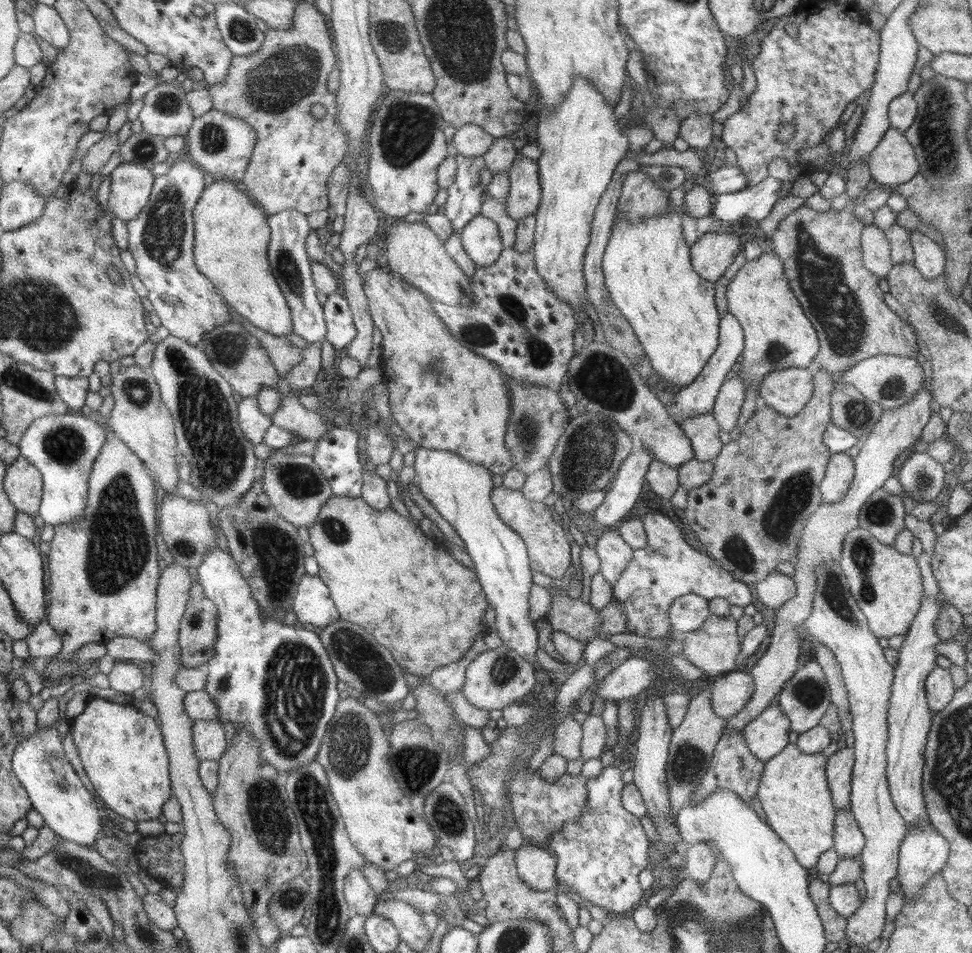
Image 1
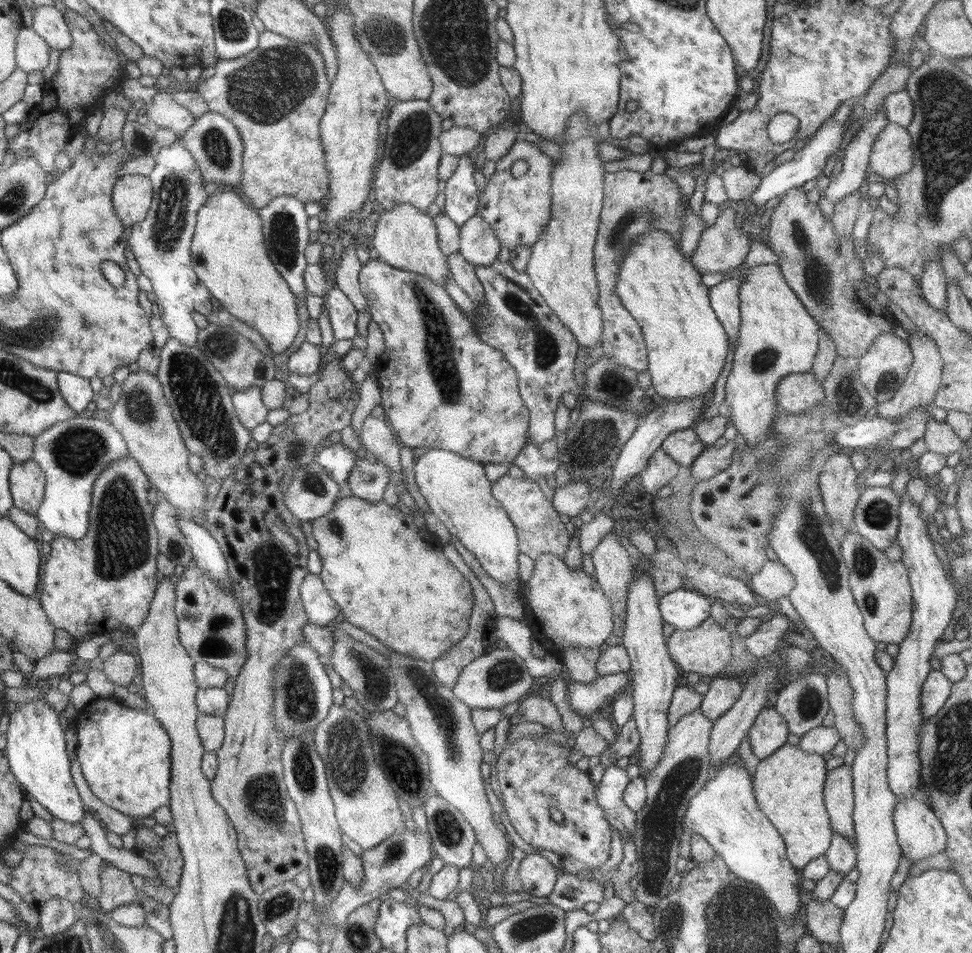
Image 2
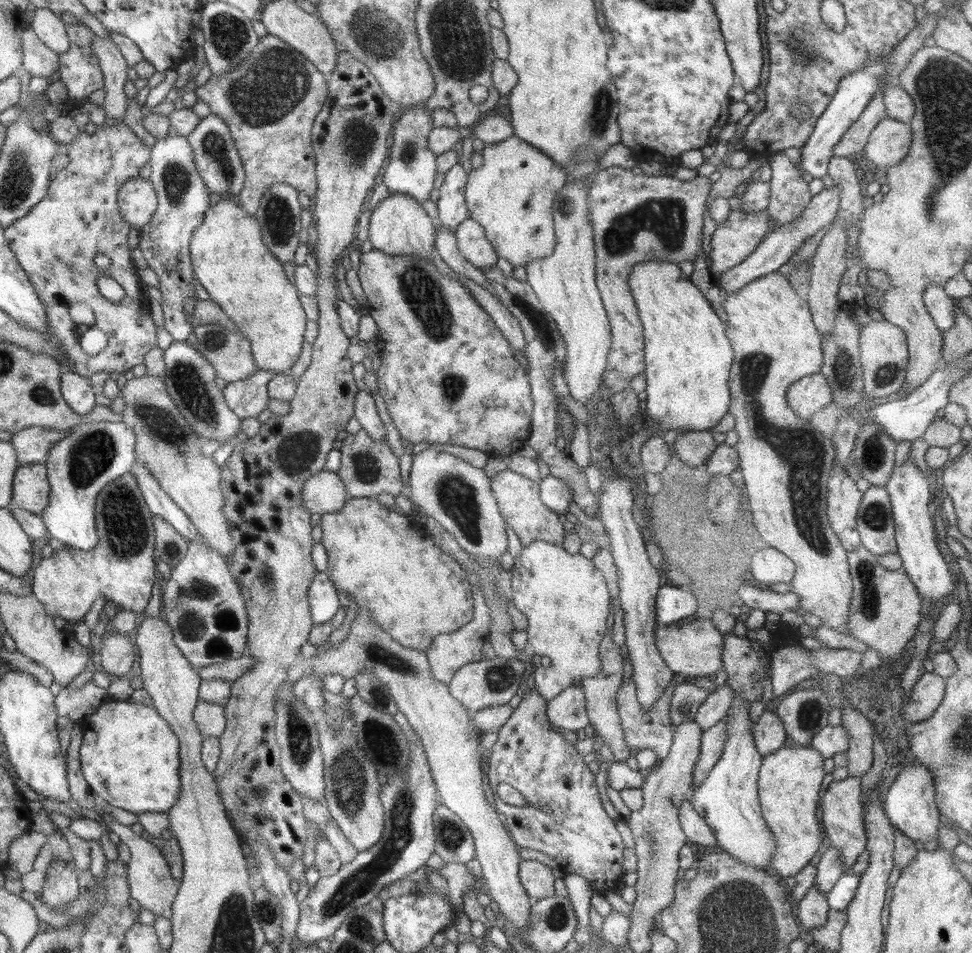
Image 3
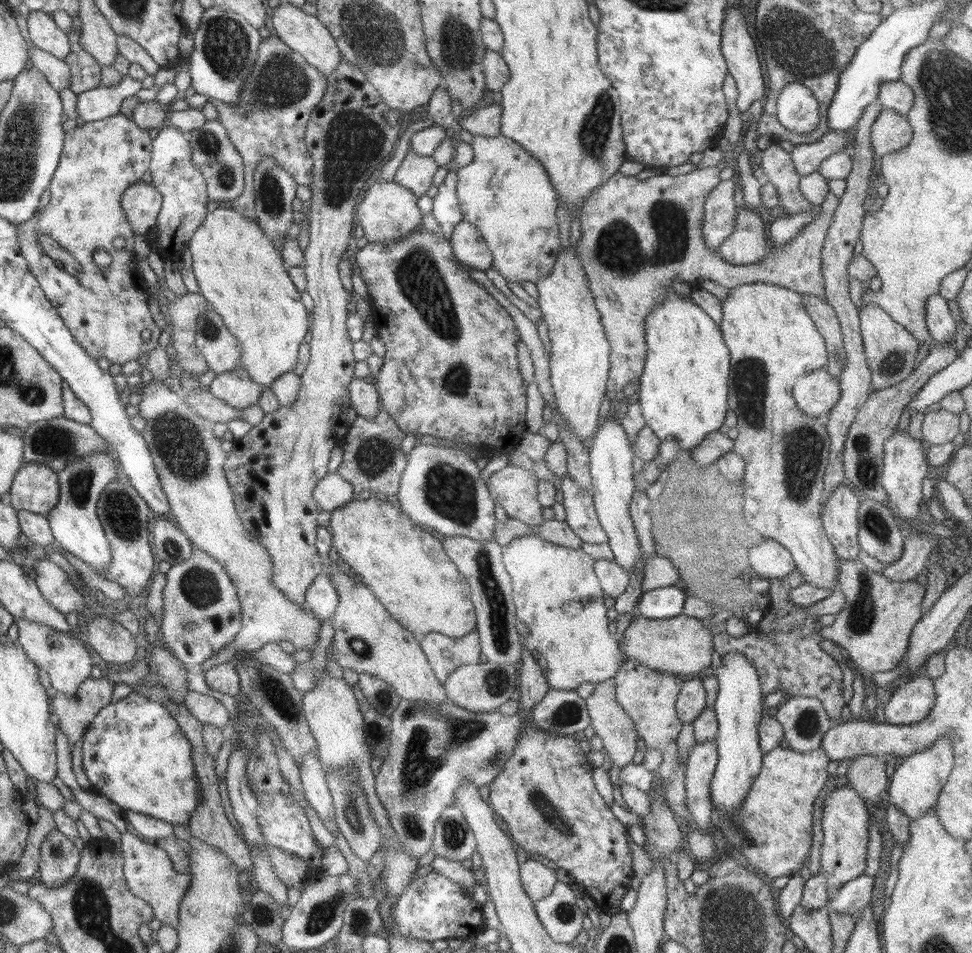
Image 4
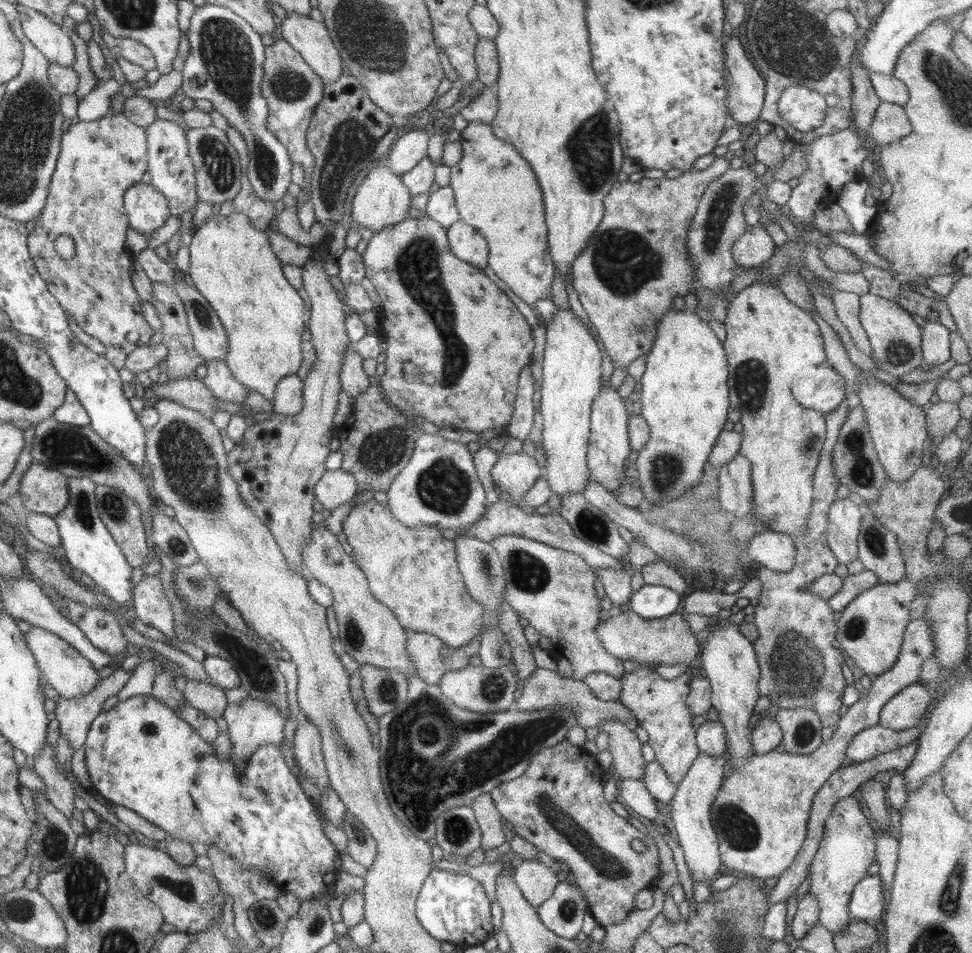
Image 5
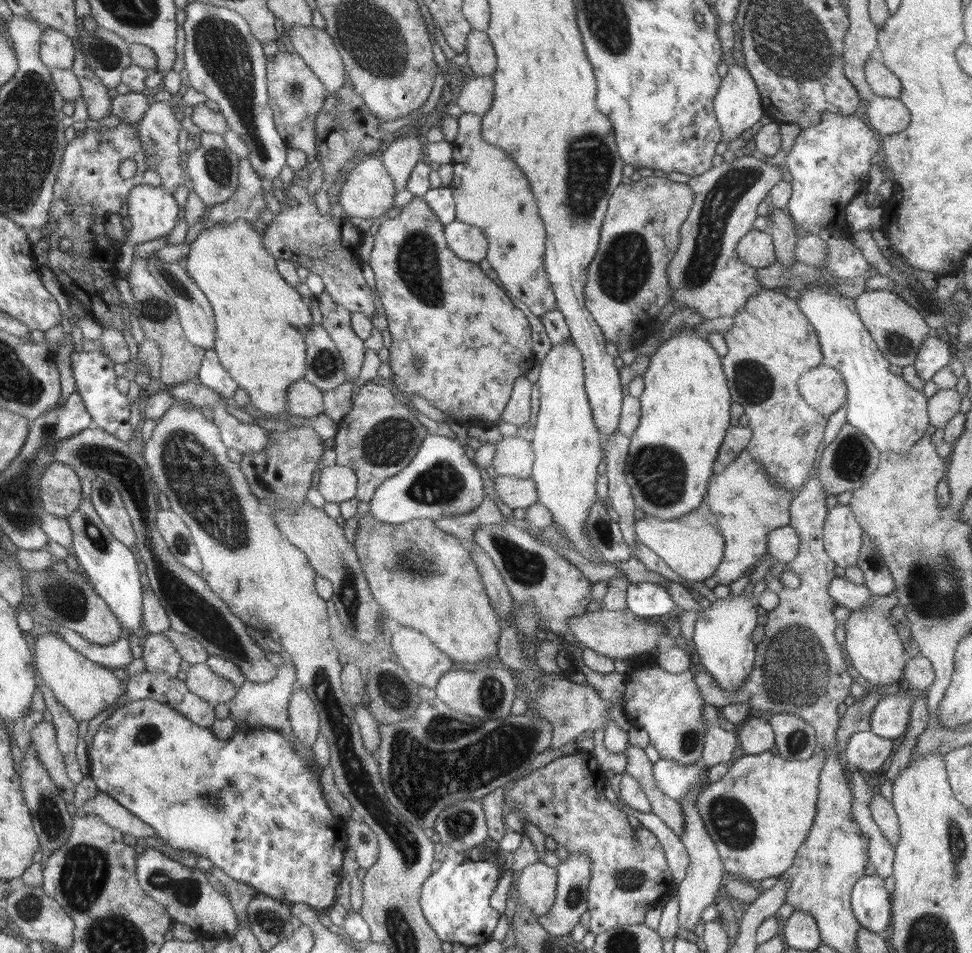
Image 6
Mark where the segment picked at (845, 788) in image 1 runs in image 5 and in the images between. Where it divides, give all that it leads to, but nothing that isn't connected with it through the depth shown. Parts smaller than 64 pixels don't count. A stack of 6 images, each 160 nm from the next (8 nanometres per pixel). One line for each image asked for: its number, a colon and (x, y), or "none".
2: (838, 790)
3: (842, 810)
4: (845, 818)
5: (847, 848)

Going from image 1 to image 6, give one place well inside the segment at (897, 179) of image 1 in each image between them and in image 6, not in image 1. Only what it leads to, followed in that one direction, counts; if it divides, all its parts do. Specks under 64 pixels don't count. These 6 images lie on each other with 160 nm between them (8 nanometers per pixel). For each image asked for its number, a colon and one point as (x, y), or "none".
2: (891, 156)
3: (889, 142)
4: (890, 132)
5: (890, 123)
6: (887, 116)

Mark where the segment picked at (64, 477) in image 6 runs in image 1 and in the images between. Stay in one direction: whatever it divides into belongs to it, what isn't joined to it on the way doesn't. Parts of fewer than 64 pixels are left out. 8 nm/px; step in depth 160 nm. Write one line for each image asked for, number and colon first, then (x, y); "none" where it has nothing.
1: (23, 483)
2: (27, 482)
3: (31, 491)
4: (35, 488)
5: (45, 491)

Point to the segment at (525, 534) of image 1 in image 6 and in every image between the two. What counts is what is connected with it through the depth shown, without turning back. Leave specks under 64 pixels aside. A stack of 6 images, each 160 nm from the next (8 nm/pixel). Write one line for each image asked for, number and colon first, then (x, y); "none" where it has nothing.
2: (539, 529)
3: (518, 498)
4: (513, 488)
5: (515, 474)
6: (514, 457)

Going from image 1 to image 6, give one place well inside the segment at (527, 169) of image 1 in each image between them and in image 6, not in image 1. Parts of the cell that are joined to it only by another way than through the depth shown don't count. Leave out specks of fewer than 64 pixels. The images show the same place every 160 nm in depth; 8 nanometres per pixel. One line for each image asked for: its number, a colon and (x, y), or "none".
2: (518, 209)
3: (511, 195)
4: (505, 192)
5: (496, 191)
6: (490, 191)

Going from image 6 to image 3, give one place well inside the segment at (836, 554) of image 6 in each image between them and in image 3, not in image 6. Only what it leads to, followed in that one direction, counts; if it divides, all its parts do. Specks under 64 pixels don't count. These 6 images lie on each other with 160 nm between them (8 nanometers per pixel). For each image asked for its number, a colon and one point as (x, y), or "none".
3: (843, 500)
4: (839, 514)
5: (844, 520)

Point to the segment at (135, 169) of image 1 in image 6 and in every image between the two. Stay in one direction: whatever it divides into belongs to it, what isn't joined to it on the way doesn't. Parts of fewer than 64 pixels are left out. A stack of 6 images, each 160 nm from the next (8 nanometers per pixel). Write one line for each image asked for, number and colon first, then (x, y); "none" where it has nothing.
2: (132, 194)
3: (137, 199)
4: (141, 202)
5: (147, 210)
6: (153, 212)

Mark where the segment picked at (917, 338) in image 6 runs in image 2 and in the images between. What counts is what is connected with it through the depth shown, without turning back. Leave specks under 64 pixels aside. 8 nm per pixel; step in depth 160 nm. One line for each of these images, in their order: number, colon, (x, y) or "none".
2: (882, 370)
3: (884, 355)
4: (890, 350)
5: (895, 338)

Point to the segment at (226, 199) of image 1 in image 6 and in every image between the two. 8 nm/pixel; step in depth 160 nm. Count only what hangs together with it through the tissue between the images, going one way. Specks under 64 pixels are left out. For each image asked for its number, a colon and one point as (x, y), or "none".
2: (228, 253)
3: (230, 260)
4: (241, 274)
5: (232, 264)
6: (261, 320)

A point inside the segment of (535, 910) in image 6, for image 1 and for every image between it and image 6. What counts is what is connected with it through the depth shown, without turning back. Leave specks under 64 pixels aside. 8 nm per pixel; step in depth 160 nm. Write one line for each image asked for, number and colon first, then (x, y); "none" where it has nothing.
1: (536, 866)
2: (538, 877)
3: (538, 879)
4: (538, 881)
5: (536, 881)

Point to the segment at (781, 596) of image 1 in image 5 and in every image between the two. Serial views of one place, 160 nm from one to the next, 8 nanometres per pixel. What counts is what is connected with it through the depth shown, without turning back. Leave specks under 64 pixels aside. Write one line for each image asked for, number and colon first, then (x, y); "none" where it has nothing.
2: (773, 580)
3: (769, 566)
4: (769, 559)
5: (773, 550)

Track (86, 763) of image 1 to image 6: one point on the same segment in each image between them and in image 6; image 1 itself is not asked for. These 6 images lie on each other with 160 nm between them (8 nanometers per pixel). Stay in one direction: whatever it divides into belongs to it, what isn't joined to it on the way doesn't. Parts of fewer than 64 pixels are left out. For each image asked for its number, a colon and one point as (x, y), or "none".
2: (124, 754)
3: (129, 756)
4: (134, 752)
5: (140, 754)
6: (252, 805)

